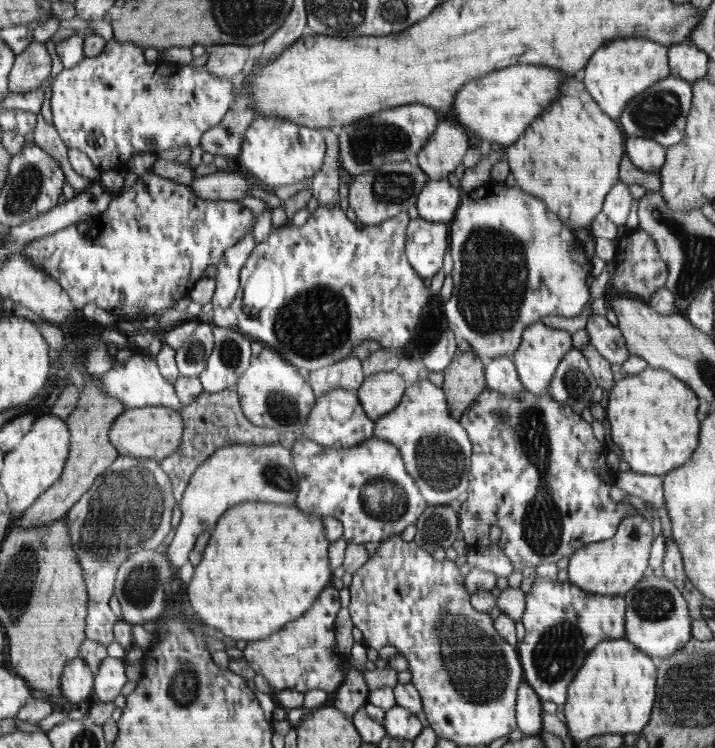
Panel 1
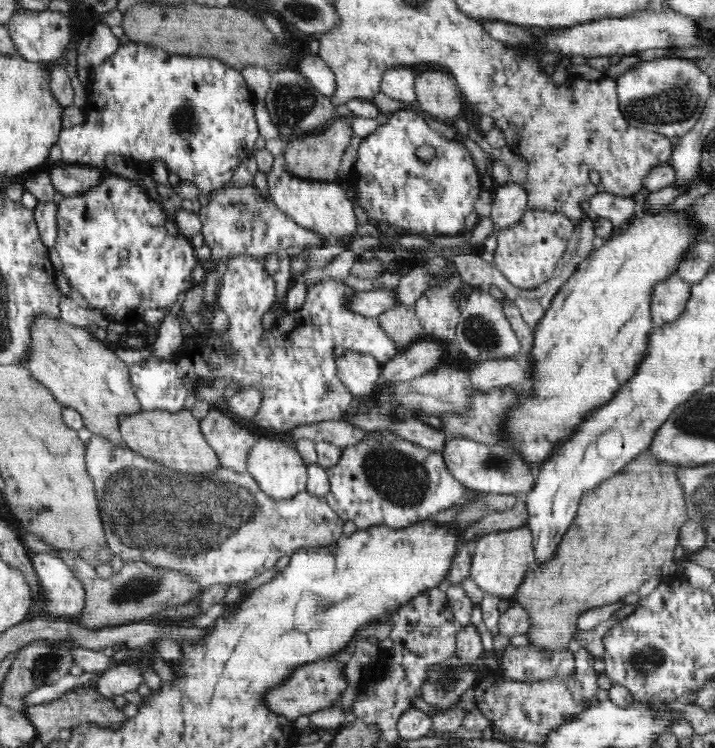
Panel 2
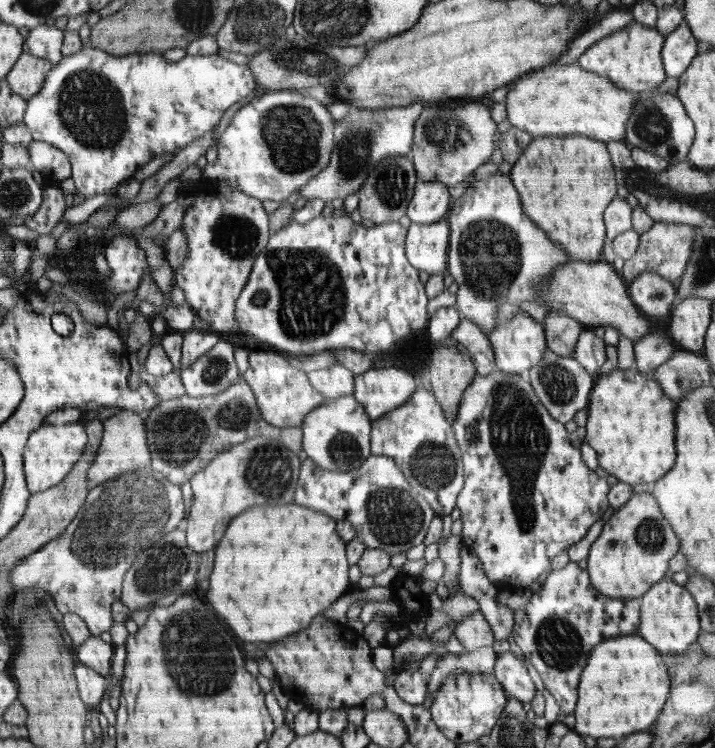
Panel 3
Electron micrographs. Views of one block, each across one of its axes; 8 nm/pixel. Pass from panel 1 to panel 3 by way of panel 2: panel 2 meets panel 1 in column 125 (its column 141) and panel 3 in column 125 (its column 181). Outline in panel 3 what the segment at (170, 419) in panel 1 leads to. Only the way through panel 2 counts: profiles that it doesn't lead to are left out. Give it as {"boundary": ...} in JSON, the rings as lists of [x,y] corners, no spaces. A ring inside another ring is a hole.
{"boundary":[[[121,410],[103,420],[102,424],[104,436],[102,437],[101,448],[98,449],[96,460],[89,468],[89,490],[128,471],[149,468],[151,464],[144,415],[138,414],[137,411]]]}

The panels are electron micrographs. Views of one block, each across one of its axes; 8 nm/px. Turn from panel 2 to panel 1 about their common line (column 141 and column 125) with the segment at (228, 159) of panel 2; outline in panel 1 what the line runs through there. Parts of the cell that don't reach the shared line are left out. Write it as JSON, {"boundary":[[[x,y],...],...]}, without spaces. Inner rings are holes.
{"boundary":[[[116,40],[106,42],[104,50],[94,57],[72,68],[64,68],[52,81],[52,120],[62,141],[68,149],[86,153],[101,173],[114,168],[120,160],[128,160],[134,154],[146,152],[157,154],[175,147],[189,147],[191,150],[201,145],[204,135],[221,123],[232,108],[235,84],[227,78],[218,78],[206,66],[186,68],[146,64],[142,48],[134,43]]]}

